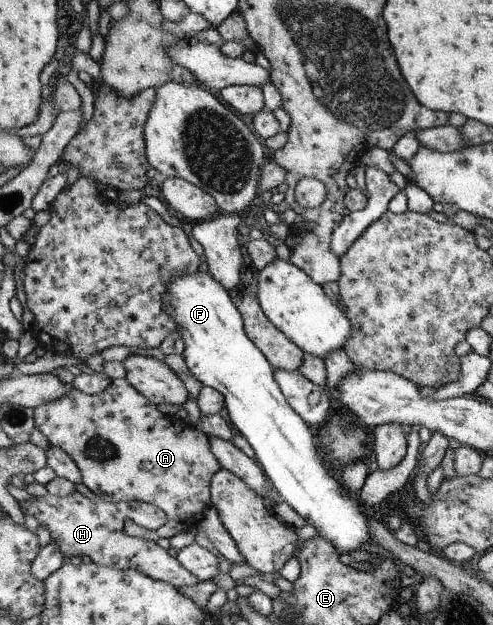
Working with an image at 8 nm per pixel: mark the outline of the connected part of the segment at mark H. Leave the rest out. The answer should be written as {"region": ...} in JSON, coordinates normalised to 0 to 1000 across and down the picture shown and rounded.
{"region":[[[152,786],[138,794],[114,794],[95,787],[87,794],[63,794],[61,800],[39,803],[45,819],[67,826],[81,840],[91,840],[122,883],[148,894],[181,891],[203,906],[239,912],[274,912],[306,926],[351,934],[357,941],[371,936],[400,936],[406,928],[347,891],[339,880],[327,878],[316,866],[290,866],[278,858],[262,859],[249,853],[249,827],[258,824],[258,803],[187,802]]]}

